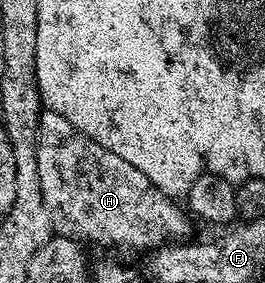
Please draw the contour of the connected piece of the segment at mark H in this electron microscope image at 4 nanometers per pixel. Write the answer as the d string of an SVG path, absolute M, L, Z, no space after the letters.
M43 108L40 127L36 131L36 151L36 164L40 167L40 188L44 191L48 215L52 215L55 234L73 237L79 243L91 241L94 245L115 245L118 249L143 251L189 238L186 236L190 233L191 218L175 198L161 193L152 179L136 171L132 163L124 163L124 159L120 159L120 155L112 155L108 147L100 147L100 143L82 136L80 130L72 127L68 119L64 119L64 115L56 115L56 111Z

